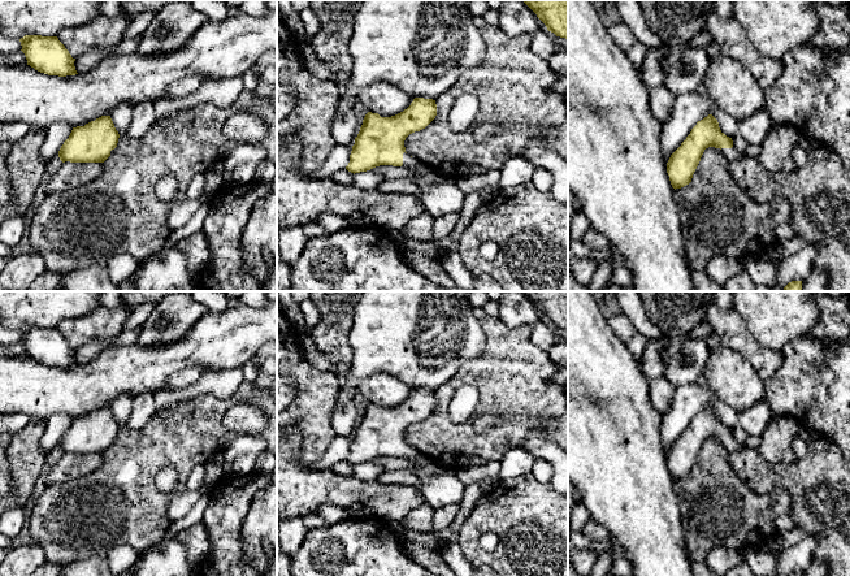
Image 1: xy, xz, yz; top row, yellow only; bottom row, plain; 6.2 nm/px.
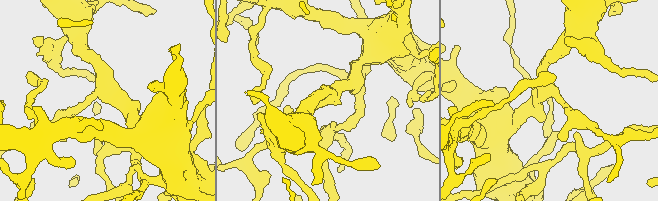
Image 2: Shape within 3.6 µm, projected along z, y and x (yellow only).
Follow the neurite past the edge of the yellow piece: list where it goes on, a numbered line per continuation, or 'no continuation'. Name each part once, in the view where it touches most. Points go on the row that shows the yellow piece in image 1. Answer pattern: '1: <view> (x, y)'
1: xz (439, 198)

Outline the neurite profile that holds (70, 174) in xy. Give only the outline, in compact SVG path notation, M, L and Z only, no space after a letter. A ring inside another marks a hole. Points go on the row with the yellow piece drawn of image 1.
M61 163L47 185L47 194L87 185L96 179L103 169L103 163Z

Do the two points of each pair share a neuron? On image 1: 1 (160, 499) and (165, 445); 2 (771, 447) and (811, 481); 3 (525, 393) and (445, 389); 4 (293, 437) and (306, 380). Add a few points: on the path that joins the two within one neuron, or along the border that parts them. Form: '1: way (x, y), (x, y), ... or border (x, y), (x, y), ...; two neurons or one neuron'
1: way (148, 486), (148, 462), (152, 458); one neuron
2: border (760, 453), (770, 462), (792, 463), (798, 458); two neurons
3: way (506, 381), (464, 380); one neuron
4: border (291, 421), (299, 427), (302, 433), (300, 454); two neurons

